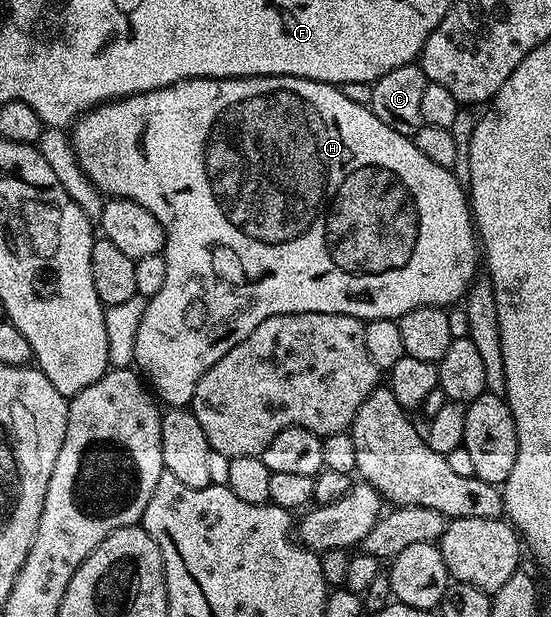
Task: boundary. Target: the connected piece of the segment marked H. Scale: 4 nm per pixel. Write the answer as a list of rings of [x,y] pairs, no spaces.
[[[247,76],[246,78],[226,78],[225,80],[219,80],[218,78],[183,80],[165,88],[150,90],[149,92],[134,94],[133,96],[123,96],[120,100],[109,100],[106,104],[99,104],[97,108],[91,108],[89,112],[84,113],[79,120],[71,125],[70,137],[74,146],[74,154],[94,187],[105,197],[115,198],[121,196],[127,200],[138,202],[138,206],[146,206],[146,210],[150,210],[150,214],[154,214],[154,218],[158,218],[158,222],[164,231],[169,271],[168,281],[166,286],[162,286],[162,290],[158,290],[158,294],[150,297],[144,305],[142,322],[138,322],[138,334],[134,342],[134,364],[138,369],[139,375],[147,381],[151,391],[158,397],[159,403],[168,408],[182,408],[191,405],[192,395],[202,378],[202,374],[206,374],[206,370],[210,370],[210,366],[214,366],[214,362],[218,362],[218,358],[226,358],[226,354],[230,354],[230,350],[234,350],[234,346],[238,346],[238,342],[242,342],[247,336],[254,334],[254,330],[258,326],[262,326],[262,322],[266,322],[266,318],[277,316],[278,314],[317,312],[318,314],[346,314],[365,322],[377,320],[378,318],[399,321],[401,316],[423,304],[447,309],[449,307],[448,304],[454,303],[455,300],[463,301],[468,287],[477,275],[478,233],[474,227],[469,193],[462,187],[461,181],[456,179],[455,171],[451,168],[435,165],[434,162],[426,158],[426,155],[422,154],[421,150],[418,150],[413,137],[403,136],[394,130],[390,130],[390,126],[386,126],[386,122],[382,122],[382,118],[378,118],[369,105],[350,102],[350,98],[346,98],[343,87],[335,84],[323,84],[317,80],[307,80],[297,76]]]

